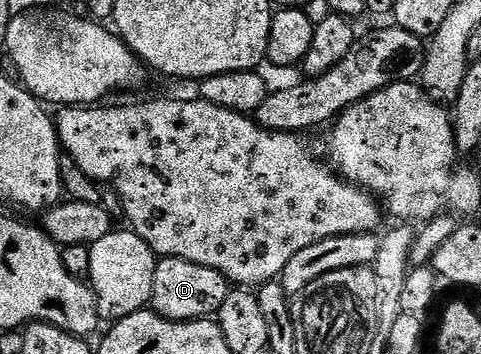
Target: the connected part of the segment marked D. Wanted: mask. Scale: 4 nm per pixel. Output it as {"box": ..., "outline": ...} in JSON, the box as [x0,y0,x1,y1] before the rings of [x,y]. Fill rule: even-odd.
{"box":[150,258,229,322],"outline":[[[159,258],[153,272],[153,296],[150,309],[165,320],[198,322],[218,315],[229,292],[227,277],[213,268],[193,264],[180,258]]]}

